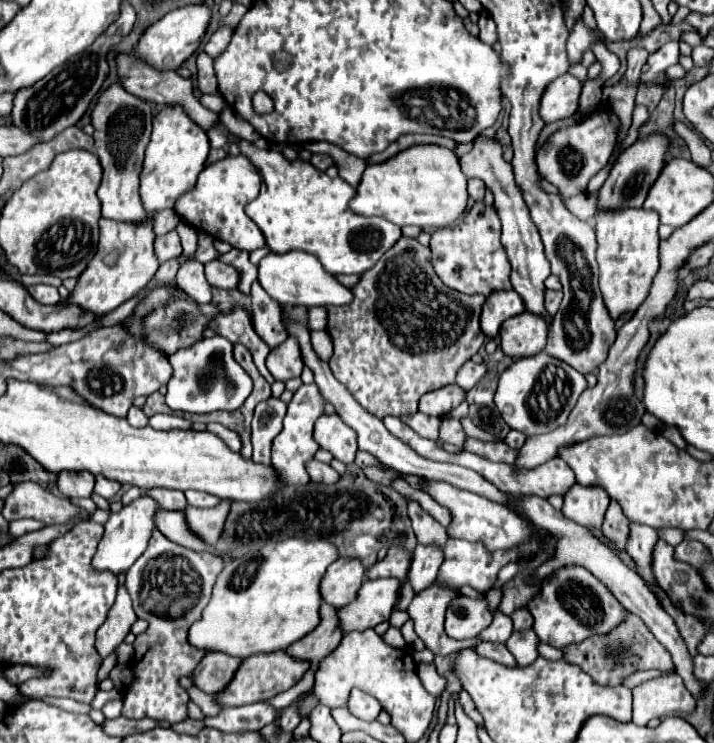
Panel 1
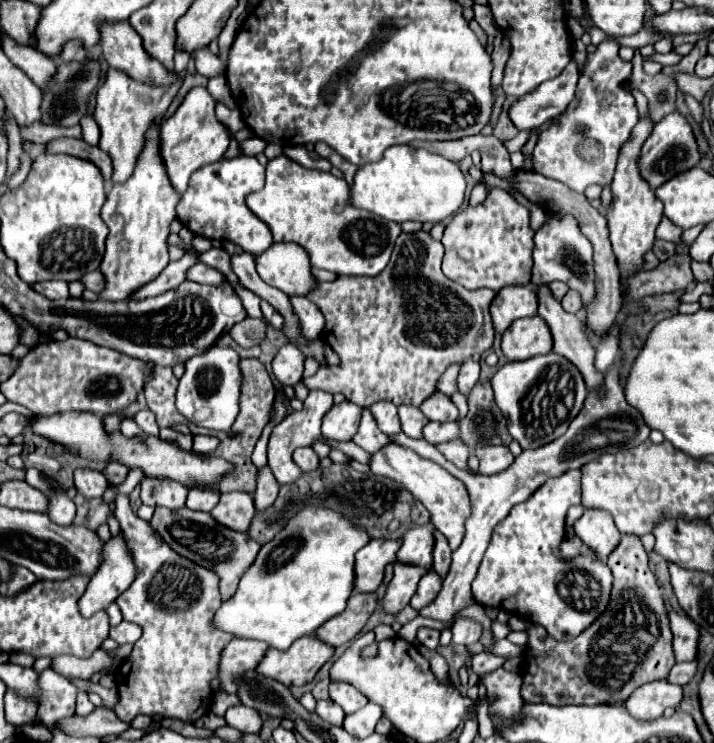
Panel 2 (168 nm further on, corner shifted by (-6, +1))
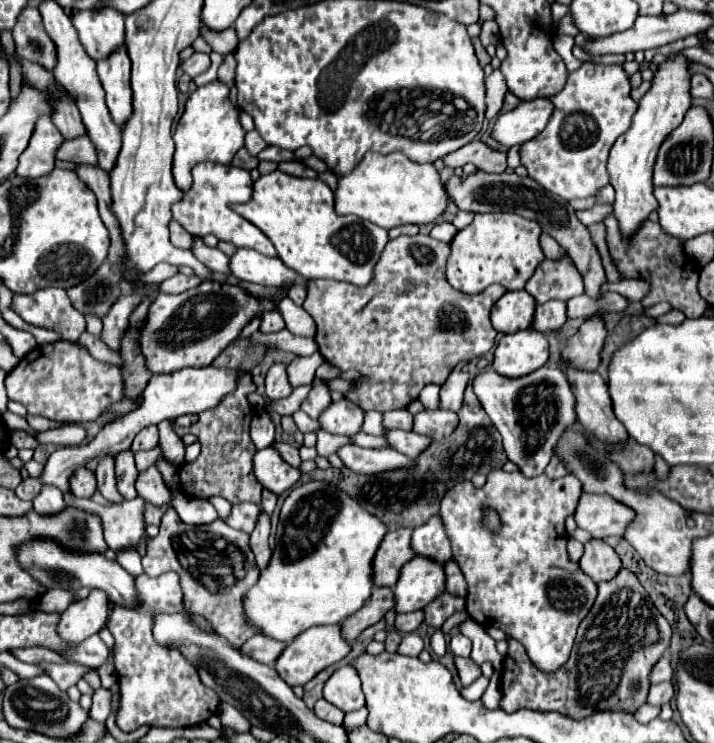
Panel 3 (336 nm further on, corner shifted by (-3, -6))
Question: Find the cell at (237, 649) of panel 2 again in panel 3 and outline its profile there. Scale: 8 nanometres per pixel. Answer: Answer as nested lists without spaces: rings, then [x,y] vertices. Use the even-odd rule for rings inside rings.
[[[255,635],[241,645],[241,653],[259,661],[273,665],[275,659],[285,649],[285,643],[273,643],[273,639],[265,639],[265,635]]]

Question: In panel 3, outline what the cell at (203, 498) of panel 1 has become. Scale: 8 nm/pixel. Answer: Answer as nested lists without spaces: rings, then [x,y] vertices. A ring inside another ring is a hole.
[[[175,491],[173,509],[179,513],[181,521],[185,521],[189,525],[205,525],[205,523],[213,523],[217,519],[217,511],[209,501],[195,499],[195,497],[189,497],[179,491]]]

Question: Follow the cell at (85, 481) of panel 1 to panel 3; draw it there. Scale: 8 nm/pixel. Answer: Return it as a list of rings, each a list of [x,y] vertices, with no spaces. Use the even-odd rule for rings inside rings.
[[[81,467],[73,473],[71,477],[71,491],[75,497],[91,497],[95,491],[97,491],[97,481],[95,481],[95,475],[93,471]]]

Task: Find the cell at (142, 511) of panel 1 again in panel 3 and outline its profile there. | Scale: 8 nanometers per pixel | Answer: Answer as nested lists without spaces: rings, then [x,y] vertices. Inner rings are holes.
[[[93,589],[89,597],[71,603],[63,611],[57,633],[61,633],[61,639],[65,641],[81,643],[87,637],[95,635],[105,625],[107,611],[109,611],[109,595],[101,589]]]

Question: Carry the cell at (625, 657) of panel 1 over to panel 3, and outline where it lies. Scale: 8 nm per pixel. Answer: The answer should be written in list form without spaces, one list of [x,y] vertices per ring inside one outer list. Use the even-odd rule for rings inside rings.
[[[621,567],[613,579],[599,583],[597,601],[581,621],[571,657],[559,671],[545,673],[537,669],[525,647],[509,639],[501,675],[501,709],[509,713],[517,709],[557,711],[573,719],[583,719],[597,711],[635,713],[647,701],[651,669],[669,645],[671,627],[667,619],[657,611],[637,575]]]

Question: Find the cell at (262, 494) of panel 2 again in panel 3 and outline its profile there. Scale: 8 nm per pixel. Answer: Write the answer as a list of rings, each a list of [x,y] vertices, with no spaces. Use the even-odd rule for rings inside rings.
[[[261,511],[259,515],[259,521],[257,521],[257,527],[253,529],[251,533],[251,551],[255,553],[255,559],[257,559],[257,567],[263,569],[265,563],[269,561],[269,555],[271,555],[271,547],[267,543],[269,539],[269,529],[271,529],[271,521],[269,521],[269,515],[265,511]]]

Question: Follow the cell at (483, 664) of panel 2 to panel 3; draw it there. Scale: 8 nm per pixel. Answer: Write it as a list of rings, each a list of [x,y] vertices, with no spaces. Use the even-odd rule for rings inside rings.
[[[455,657],[455,665],[459,671],[459,679],[465,687],[471,685],[481,675],[481,667],[471,657]]]

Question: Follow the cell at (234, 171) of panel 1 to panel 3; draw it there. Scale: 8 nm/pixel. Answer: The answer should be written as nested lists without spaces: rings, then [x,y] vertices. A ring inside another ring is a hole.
[[[197,163],[193,167],[193,185],[183,195],[179,203],[173,205],[173,219],[179,221],[193,237],[215,235],[219,241],[233,243],[235,247],[245,247],[259,251],[263,255],[277,255],[269,237],[259,231],[253,223],[243,219],[239,213],[231,209],[235,203],[245,203],[253,195],[253,179],[247,169],[235,165],[221,165],[221,163]]]

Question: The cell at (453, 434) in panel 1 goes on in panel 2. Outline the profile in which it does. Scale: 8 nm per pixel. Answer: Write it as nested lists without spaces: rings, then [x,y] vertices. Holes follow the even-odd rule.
[[[428,422],[424,426],[424,440],[430,444],[450,442],[458,436],[458,422]]]

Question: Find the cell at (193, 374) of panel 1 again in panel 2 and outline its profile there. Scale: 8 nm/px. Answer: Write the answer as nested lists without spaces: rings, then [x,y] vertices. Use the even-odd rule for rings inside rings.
[[[212,346],[210,350],[190,358],[184,364],[186,372],[180,378],[176,392],[178,412],[184,414],[196,426],[228,432],[228,428],[234,424],[238,416],[238,396],[240,396],[240,380],[242,380],[238,360],[240,358],[232,348],[218,348],[218,346]]]

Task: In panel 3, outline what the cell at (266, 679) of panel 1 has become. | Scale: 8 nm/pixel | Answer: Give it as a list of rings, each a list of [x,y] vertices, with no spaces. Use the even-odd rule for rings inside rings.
[[[339,625],[337,627],[313,627],[305,631],[305,635],[297,635],[297,639],[293,639],[293,643],[285,647],[285,651],[275,661],[275,669],[281,675],[281,679],[289,683],[289,687],[297,687],[297,685],[305,685],[307,681],[311,681],[325,667],[341,661],[349,651],[351,651],[351,645],[343,641],[339,633]]]

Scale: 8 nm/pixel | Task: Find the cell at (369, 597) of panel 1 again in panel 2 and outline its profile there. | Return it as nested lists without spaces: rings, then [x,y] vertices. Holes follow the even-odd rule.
[[[402,562],[394,564],[394,578],[388,584],[384,596],[384,610],[388,614],[398,614],[404,606],[408,606],[410,598],[416,594],[418,582],[424,576],[424,572],[428,572],[428,568],[402,564]]]

